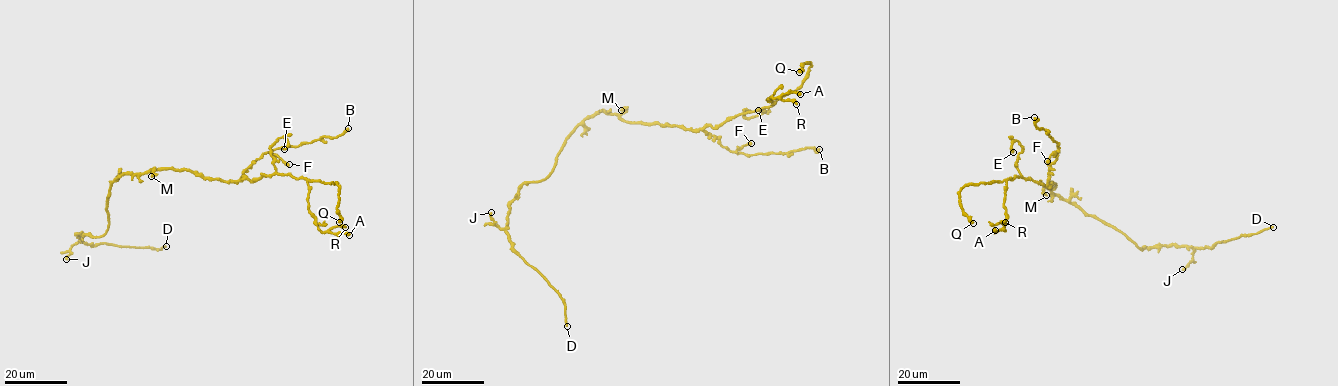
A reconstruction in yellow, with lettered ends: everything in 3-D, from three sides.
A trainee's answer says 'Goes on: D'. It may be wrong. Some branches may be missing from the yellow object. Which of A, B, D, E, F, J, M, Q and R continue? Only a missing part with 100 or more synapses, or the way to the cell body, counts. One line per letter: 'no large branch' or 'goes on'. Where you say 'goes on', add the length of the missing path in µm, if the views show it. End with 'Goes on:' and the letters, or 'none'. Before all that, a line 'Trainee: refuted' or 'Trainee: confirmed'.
Trainee: confirmed
A: no large branch
B: no large branch
D: goes on; missing 190 µm
E: no large branch
F: no large branch
J: no large branch
M: no large branch
Q: no large branch
R: no large branch
Goes on: D

